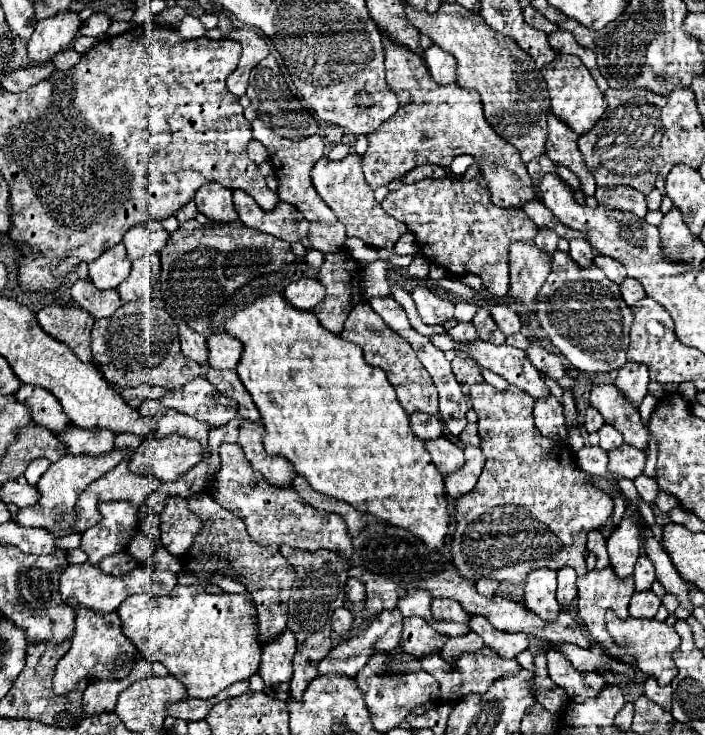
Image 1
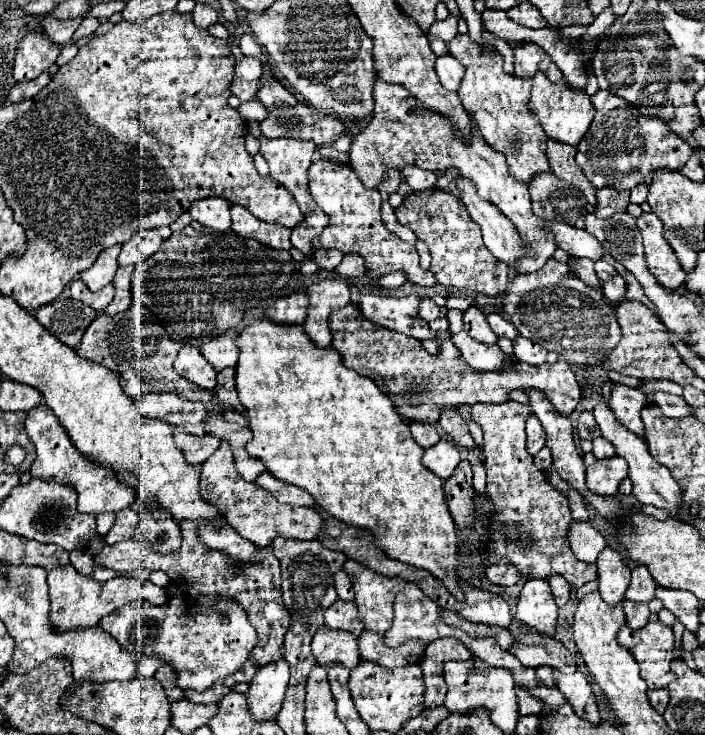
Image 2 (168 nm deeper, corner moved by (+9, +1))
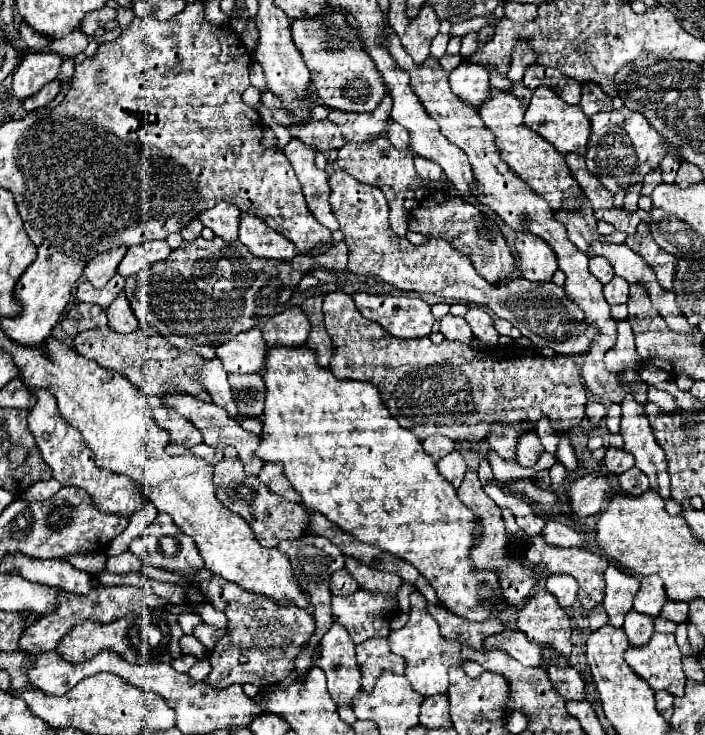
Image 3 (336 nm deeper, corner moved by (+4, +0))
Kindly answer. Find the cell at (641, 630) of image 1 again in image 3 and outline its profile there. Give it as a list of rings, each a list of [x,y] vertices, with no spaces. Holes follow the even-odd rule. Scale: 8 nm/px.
[[[654,632],[646,646],[628,648],[624,660],[652,690],[666,690],[674,696],[684,694],[686,676],[682,672],[682,654],[674,634]]]

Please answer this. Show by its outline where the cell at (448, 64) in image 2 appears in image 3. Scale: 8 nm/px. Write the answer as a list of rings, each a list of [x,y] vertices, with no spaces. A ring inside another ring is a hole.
[[[462,62],[456,70],[452,70],[450,86],[452,86],[452,92],[462,102],[466,102],[476,110],[492,96],[488,72],[482,70],[482,66],[474,66],[468,62]]]

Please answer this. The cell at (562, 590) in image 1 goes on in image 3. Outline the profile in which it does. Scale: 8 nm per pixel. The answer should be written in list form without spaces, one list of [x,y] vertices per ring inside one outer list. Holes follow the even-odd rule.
[[[552,574],[546,582],[546,590],[556,596],[556,602],[560,608],[568,608],[574,604],[576,594],[578,594],[578,584],[572,576],[568,574]]]

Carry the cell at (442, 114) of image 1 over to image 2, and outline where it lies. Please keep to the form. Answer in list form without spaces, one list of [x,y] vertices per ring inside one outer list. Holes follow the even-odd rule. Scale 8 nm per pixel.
[[[377,79],[373,87],[373,97],[373,119],[361,133],[353,137],[353,145],[349,151],[351,167],[365,187],[377,189],[383,183],[383,177],[389,169],[403,169],[407,165],[417,165],[429,171],[445,171],[447,167],[457,167],[459,173],[475,185],[477,195],[493,203],[519,229],[521,239],[527,245],[527,253],[525,257],[521,257],[521,265],[517,267],[519,273],[533,273],[541,269],[541,265],[549,257],[553,257],[557,245],[553,237],[549,237],[549,233],[541,229],[541,219],[533,215],[527,185],[511,177],[507,157],[485,143],[475,121],[471,121],[469,141],[465,143],[453,119],[431,109],[425,109],[405,87]]]

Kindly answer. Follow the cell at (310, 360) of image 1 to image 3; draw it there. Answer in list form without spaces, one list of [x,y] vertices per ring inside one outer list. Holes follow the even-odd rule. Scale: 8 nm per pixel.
[[[270,348],[266,358],[266,408],[262,414],[262,440],[258,458],[284,464],[284,476],[300,494],[302,504],[324,514],[330,522],[354,534],[360,542],[380,546],[396,558],[412,564],[436,590],[442,606],[456,616],[472,622],[494,618],[494,606],[506,604],[498,574],[476,570],[470,562],[470,550],[476,544],[476,514],[466,508],[456,488],[438,472],[436,462],[422,450],[412,430],[402,428],[390,418],[378,398],[378,388],[370,382],[342,382],[316,364],[316,354],[306,348]]]

